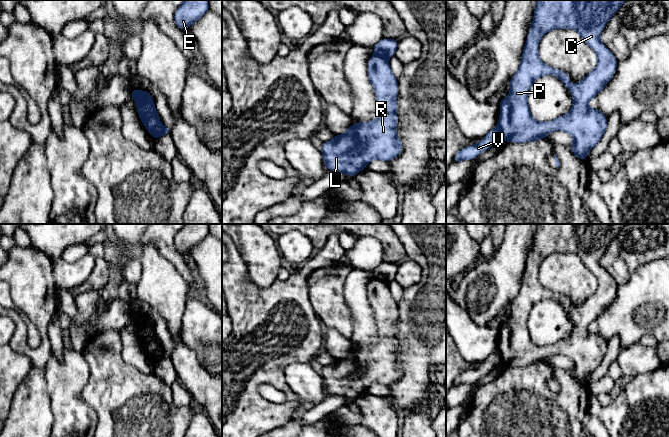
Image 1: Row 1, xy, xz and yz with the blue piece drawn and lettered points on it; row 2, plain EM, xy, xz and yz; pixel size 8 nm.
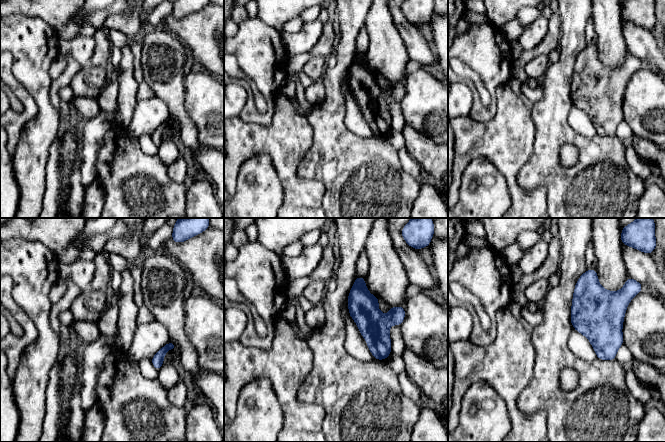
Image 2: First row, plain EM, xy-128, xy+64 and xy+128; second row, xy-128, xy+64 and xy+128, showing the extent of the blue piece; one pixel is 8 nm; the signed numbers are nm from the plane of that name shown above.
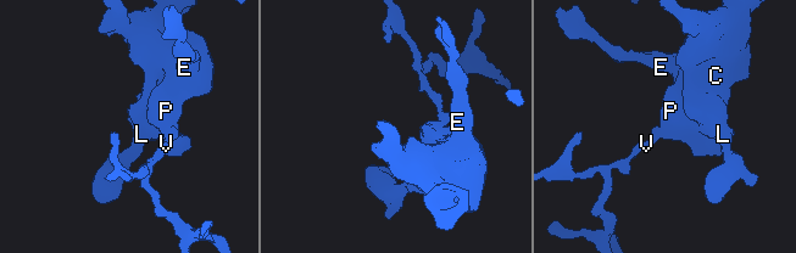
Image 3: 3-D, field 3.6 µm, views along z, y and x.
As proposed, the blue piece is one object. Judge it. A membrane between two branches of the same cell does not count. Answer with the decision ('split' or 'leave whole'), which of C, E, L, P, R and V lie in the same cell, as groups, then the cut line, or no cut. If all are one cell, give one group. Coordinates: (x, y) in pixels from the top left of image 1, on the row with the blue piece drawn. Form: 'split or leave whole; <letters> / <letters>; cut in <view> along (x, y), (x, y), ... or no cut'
split; C E L P R / V; cut in xz along (375, 53), (387, 59)

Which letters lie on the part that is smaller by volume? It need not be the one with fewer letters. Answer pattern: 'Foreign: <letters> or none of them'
Foreign: V

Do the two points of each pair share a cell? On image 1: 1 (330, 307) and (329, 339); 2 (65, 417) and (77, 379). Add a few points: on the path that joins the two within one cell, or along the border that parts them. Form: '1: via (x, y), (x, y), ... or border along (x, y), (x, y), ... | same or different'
1: border along (323, 325), (336, 329), (349, 339) | different
2: via (66, 408), (66, 390), (68, 388) | same

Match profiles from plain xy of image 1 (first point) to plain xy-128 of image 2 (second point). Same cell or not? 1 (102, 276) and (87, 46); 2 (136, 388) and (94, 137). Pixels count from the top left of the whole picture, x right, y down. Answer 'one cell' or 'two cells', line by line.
1: two cells
2: two cells

